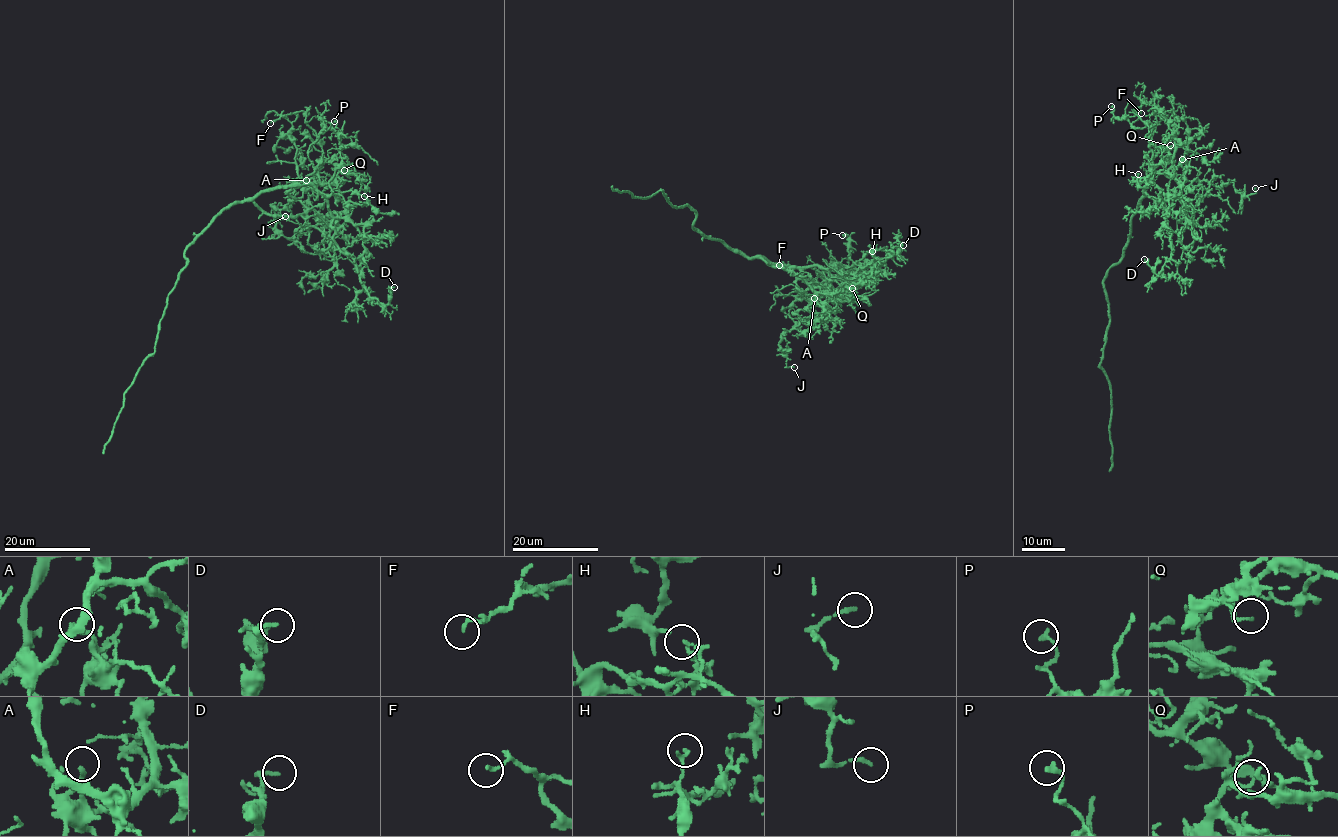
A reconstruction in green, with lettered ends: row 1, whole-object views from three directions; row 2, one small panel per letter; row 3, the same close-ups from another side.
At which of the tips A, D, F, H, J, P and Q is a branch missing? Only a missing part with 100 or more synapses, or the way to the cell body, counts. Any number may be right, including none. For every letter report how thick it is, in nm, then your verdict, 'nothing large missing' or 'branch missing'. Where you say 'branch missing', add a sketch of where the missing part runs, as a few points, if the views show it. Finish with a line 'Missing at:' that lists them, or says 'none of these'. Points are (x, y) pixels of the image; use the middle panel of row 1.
A: 170 nm | nothing large missing
D: 140 nm | nothing large missing
F: 160 nm | nothing large missing
H: 150 nm | nothing large missing
J: 180 nm | nothing large missing
P: 190 nm | nothing large missing
Q: 140 nm | nothing large missing
Missing at: none of these

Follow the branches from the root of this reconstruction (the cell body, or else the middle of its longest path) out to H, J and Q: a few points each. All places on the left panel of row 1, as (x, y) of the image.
H: (216, 217), (234, 204), (281, 187), (312, 184), (325, 194), (359, 204), (367, 202), (364, 196)
J: (216, 217), (246, 200), (276, 215), (309, 208), (298, 200), (270, 205), (278, 222), (285, 216)
Q: (216, 217), (234, 204), (252, 200), (265, 191), (313, 183), (328, 184), (344, 170)

